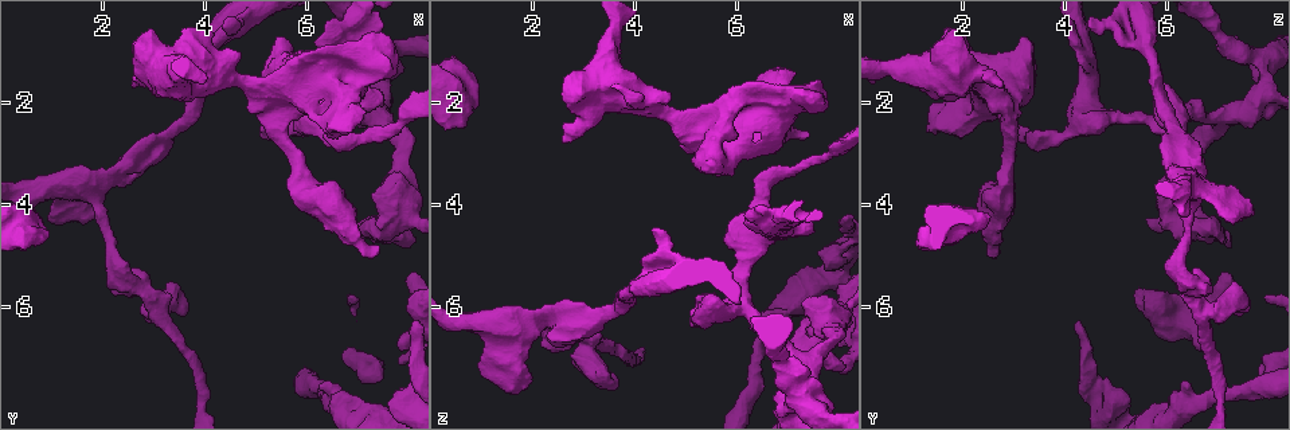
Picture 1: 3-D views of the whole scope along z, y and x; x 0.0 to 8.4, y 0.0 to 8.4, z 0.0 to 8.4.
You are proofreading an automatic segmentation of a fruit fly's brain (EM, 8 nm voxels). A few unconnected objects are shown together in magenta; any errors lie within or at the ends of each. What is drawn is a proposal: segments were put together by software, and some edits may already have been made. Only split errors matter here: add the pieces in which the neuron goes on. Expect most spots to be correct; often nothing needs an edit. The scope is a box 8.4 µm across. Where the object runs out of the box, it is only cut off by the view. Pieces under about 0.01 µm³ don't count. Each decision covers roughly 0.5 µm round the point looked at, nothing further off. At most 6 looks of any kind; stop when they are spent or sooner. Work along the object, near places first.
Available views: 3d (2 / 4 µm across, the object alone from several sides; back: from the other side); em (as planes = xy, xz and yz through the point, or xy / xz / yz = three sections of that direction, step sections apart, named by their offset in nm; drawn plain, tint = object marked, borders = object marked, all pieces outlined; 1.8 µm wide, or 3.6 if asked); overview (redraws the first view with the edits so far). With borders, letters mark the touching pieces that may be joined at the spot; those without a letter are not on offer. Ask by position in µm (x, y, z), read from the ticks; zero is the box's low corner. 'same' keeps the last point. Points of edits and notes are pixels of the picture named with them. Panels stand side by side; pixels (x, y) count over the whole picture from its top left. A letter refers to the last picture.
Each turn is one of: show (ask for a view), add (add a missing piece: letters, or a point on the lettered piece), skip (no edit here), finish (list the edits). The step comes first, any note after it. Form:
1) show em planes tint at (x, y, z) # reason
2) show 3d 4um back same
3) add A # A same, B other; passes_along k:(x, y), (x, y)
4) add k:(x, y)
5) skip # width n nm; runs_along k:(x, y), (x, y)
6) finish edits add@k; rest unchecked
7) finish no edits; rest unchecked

show em 3.6um planes borders at (2.50, 1.60, 2.75) # an open end

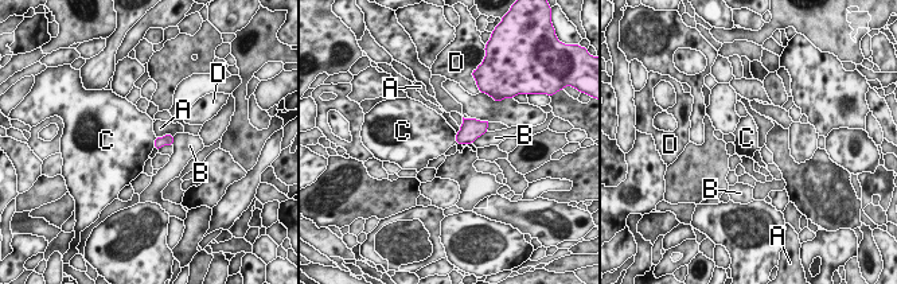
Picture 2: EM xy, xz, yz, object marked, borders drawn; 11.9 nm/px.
skip # A other, B other, C other, D other; border 2:(156, 137), (153, 147); no lettered piece goes on from it

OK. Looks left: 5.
show 3d 4um back at (4.80, 1.10, 1.95)

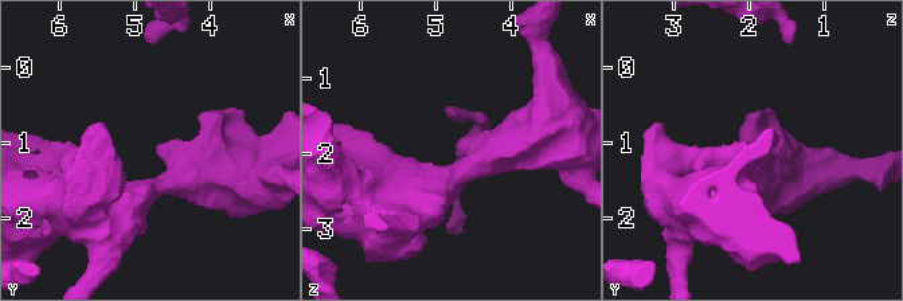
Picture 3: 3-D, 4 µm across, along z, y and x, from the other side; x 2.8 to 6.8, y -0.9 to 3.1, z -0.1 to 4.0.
show em 3.6um planes borders at (4.75, 1.05, 1.90) # need the tissue

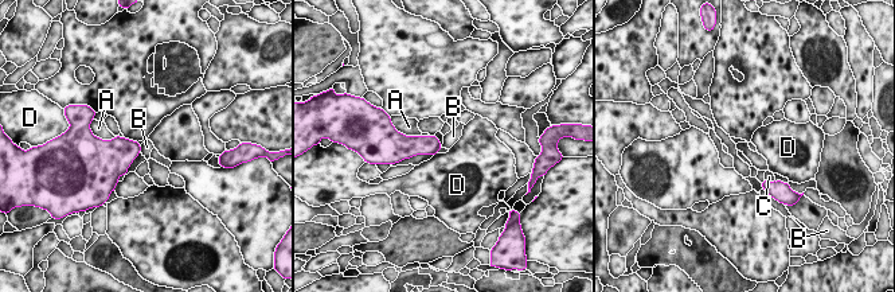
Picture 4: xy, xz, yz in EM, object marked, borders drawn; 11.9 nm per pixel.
skip # longest_contact A 280 nm; A other, B other, C other, D other; border 4:(140, 146), (141, 151); none of them fits

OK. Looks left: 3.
show em planes borders at (7.40, 4.85, 2.60) # an open end

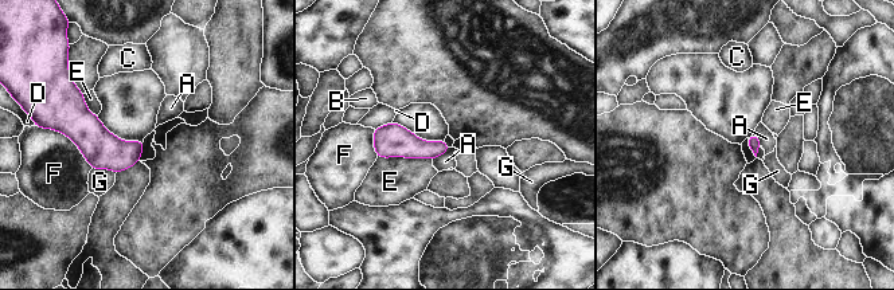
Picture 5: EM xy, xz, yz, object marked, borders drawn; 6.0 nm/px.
skip # A other, B other, C other, D other, E other, F other, G other; border 5:(449, 148), (433, 160); none of them fits

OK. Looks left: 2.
finish no edits; rest unchecked

